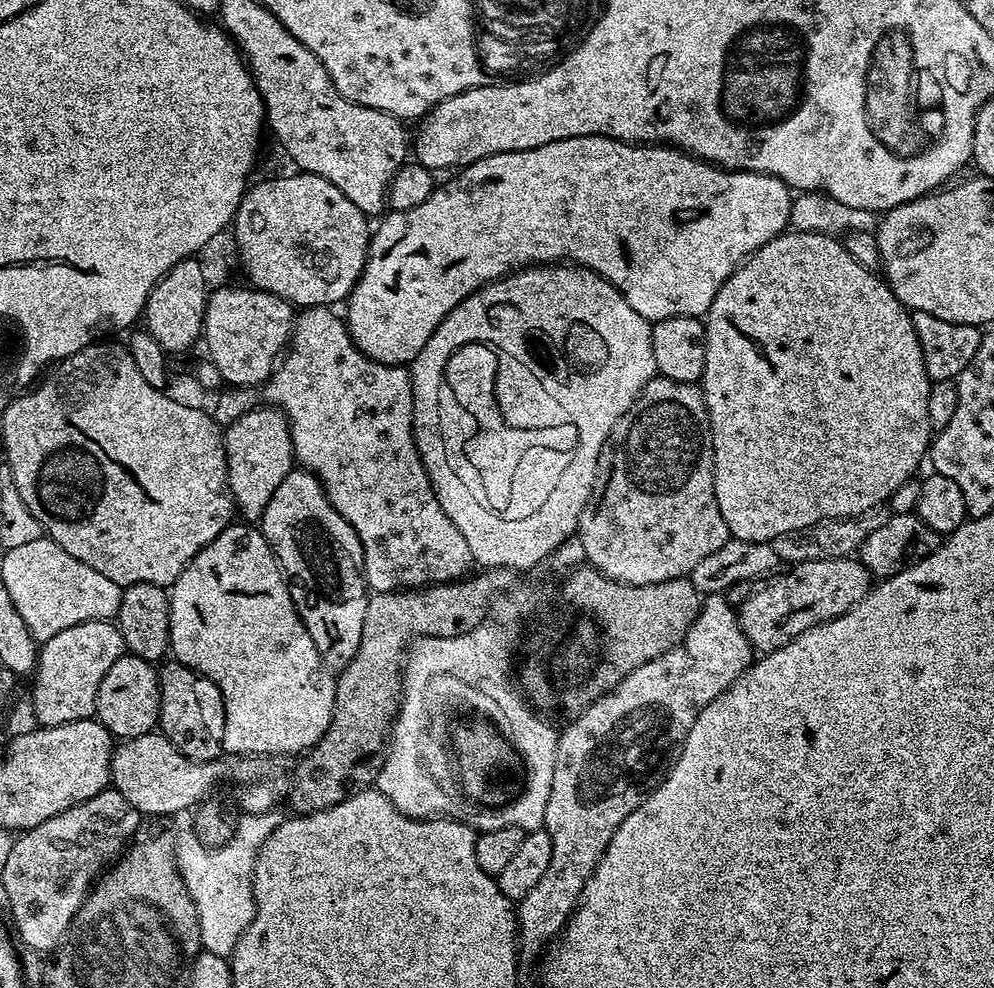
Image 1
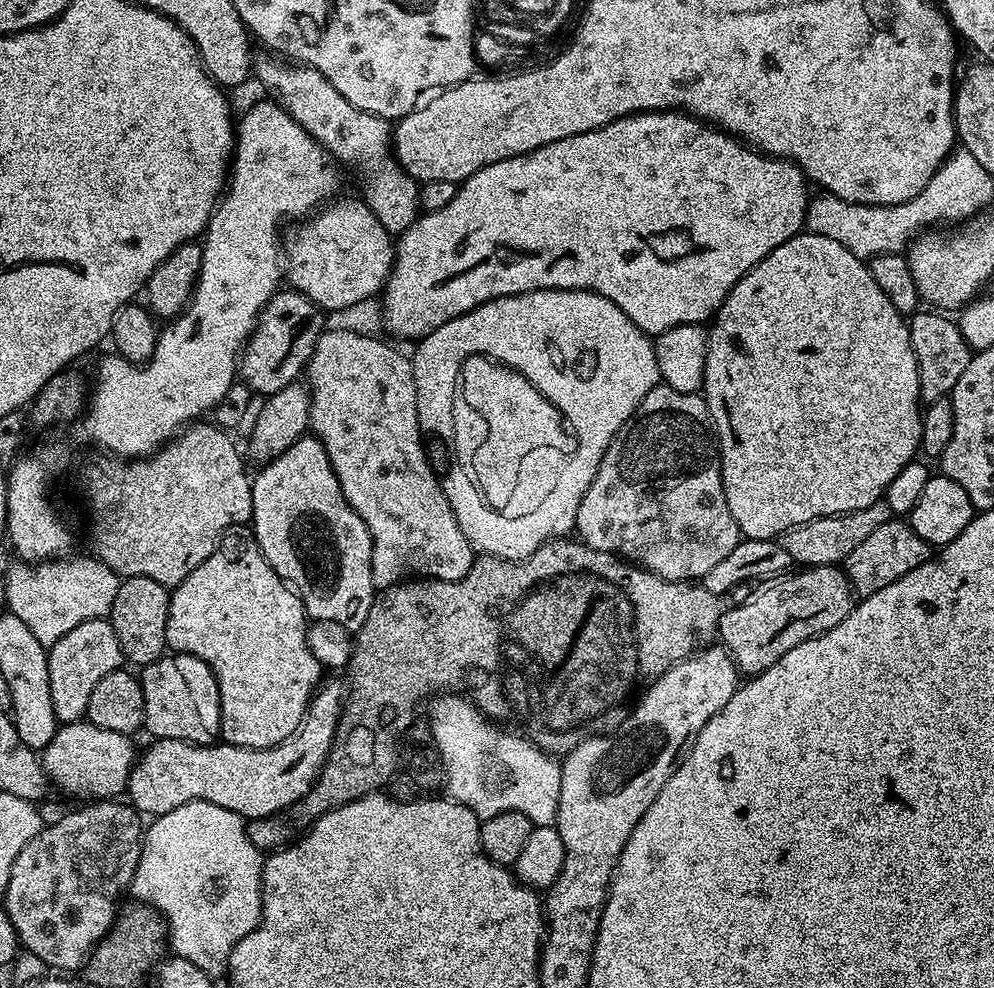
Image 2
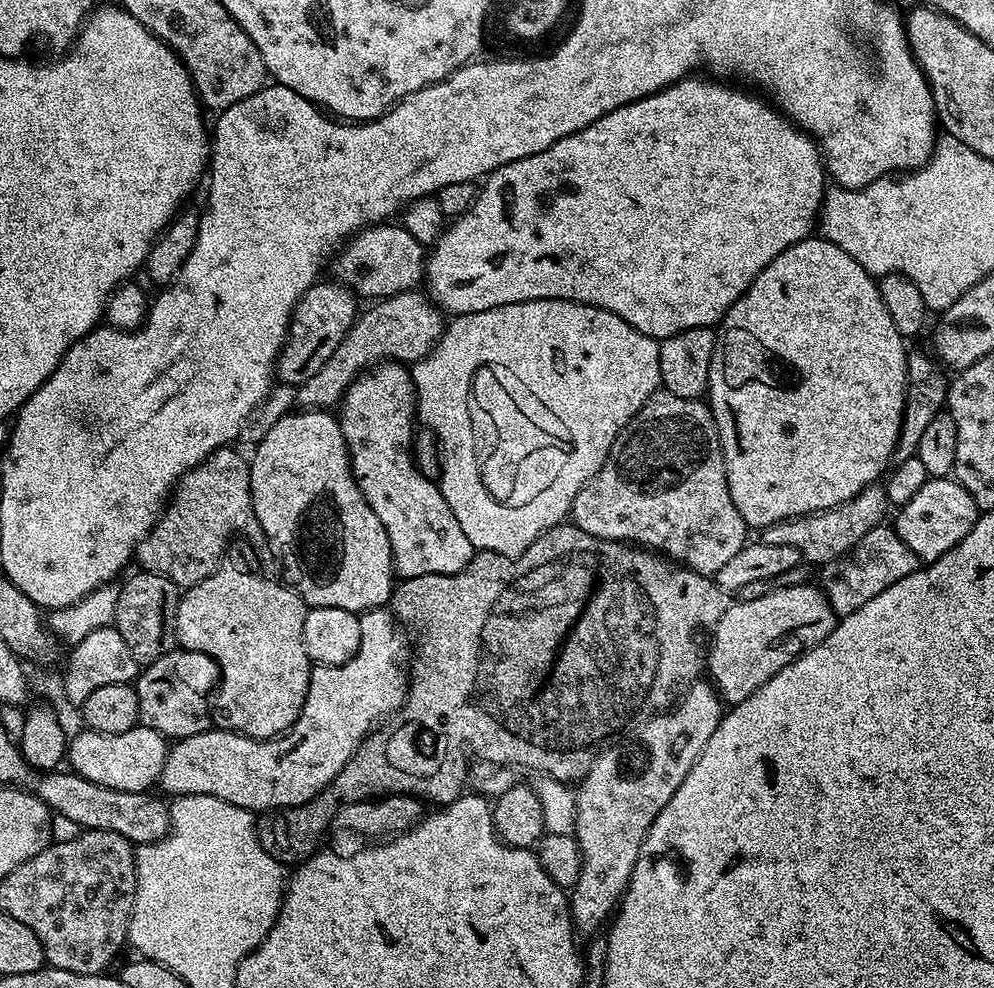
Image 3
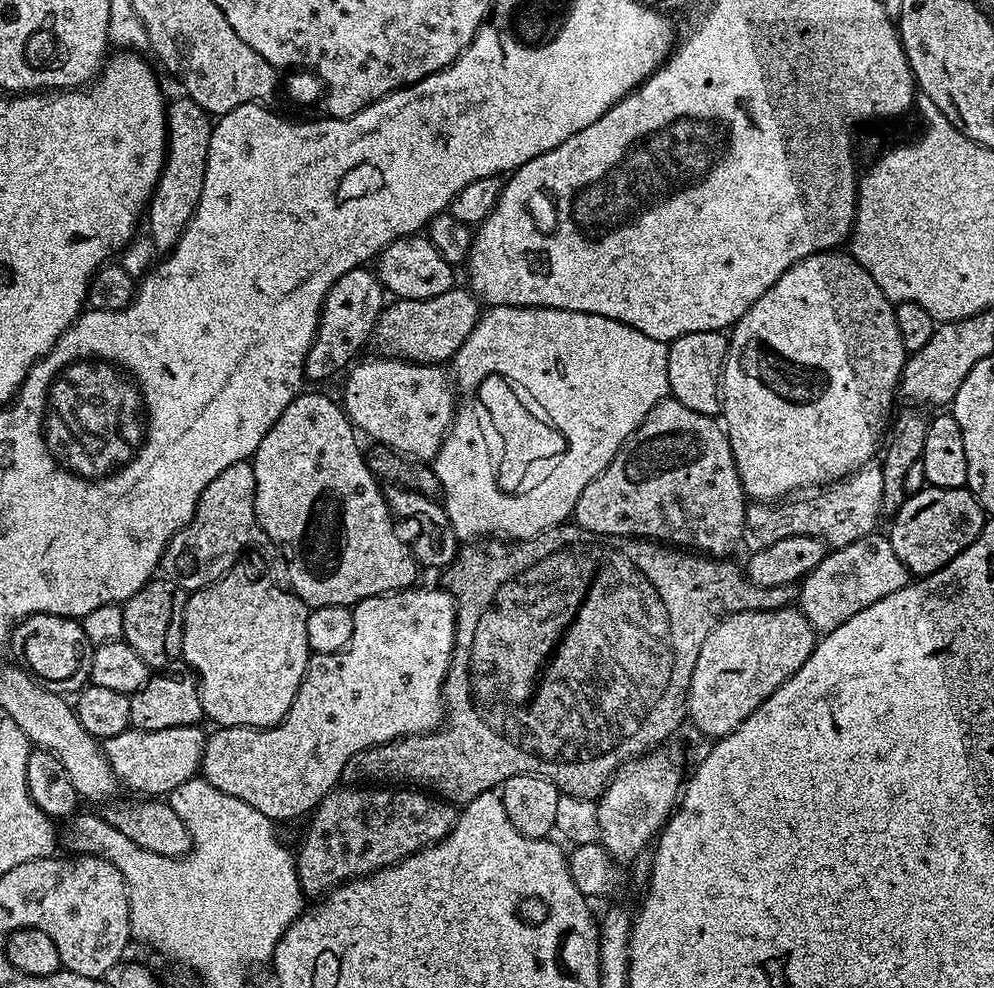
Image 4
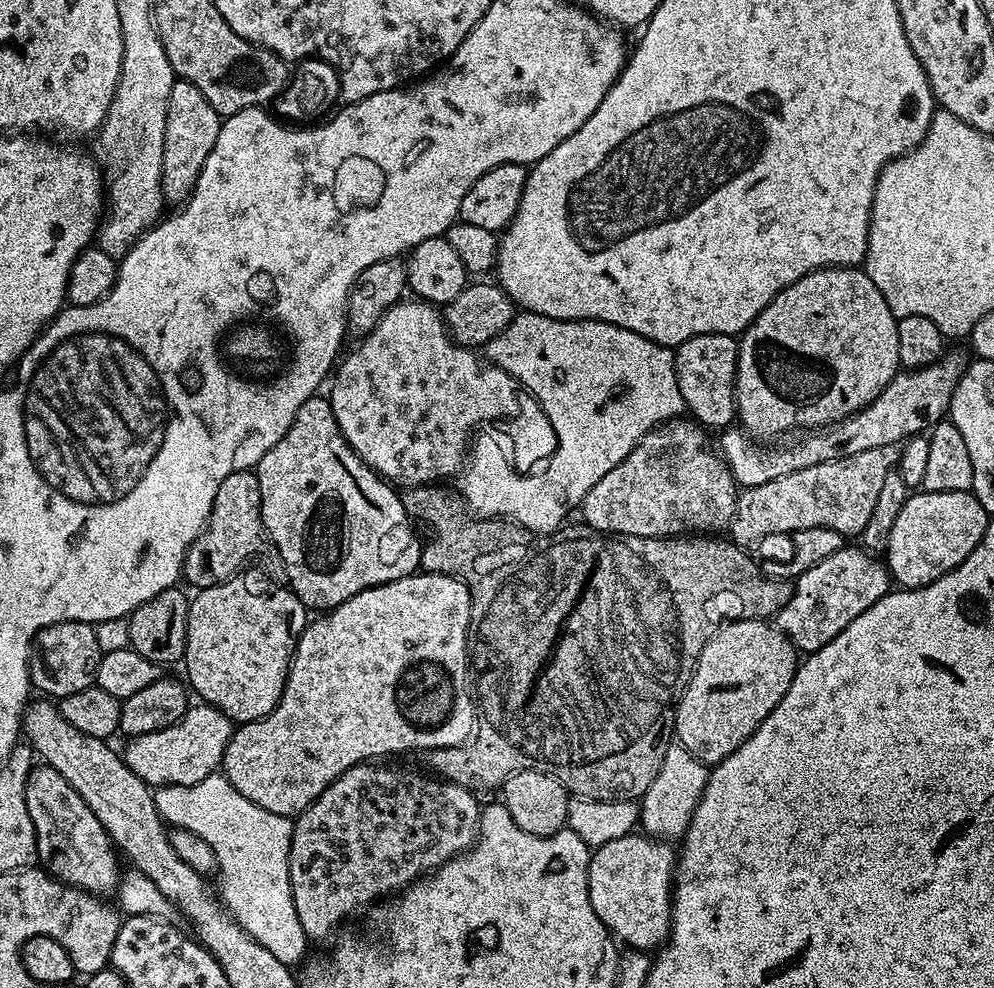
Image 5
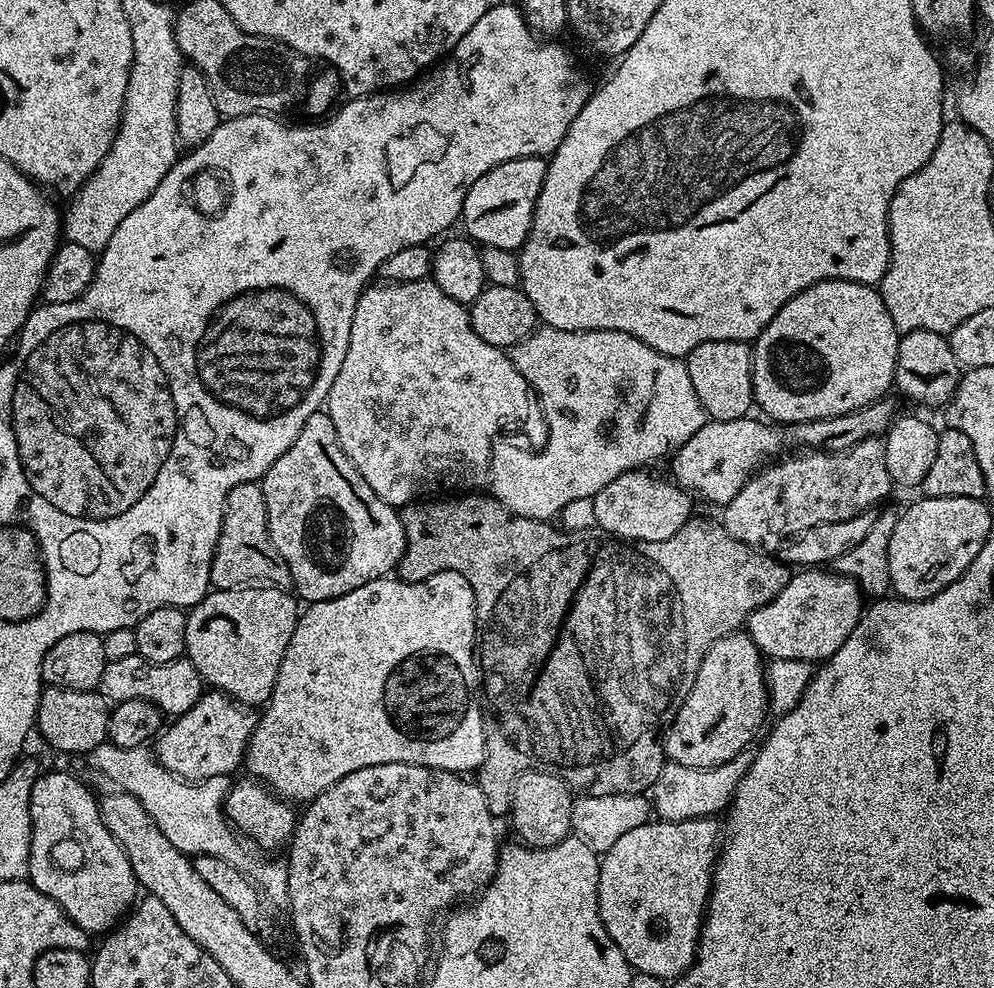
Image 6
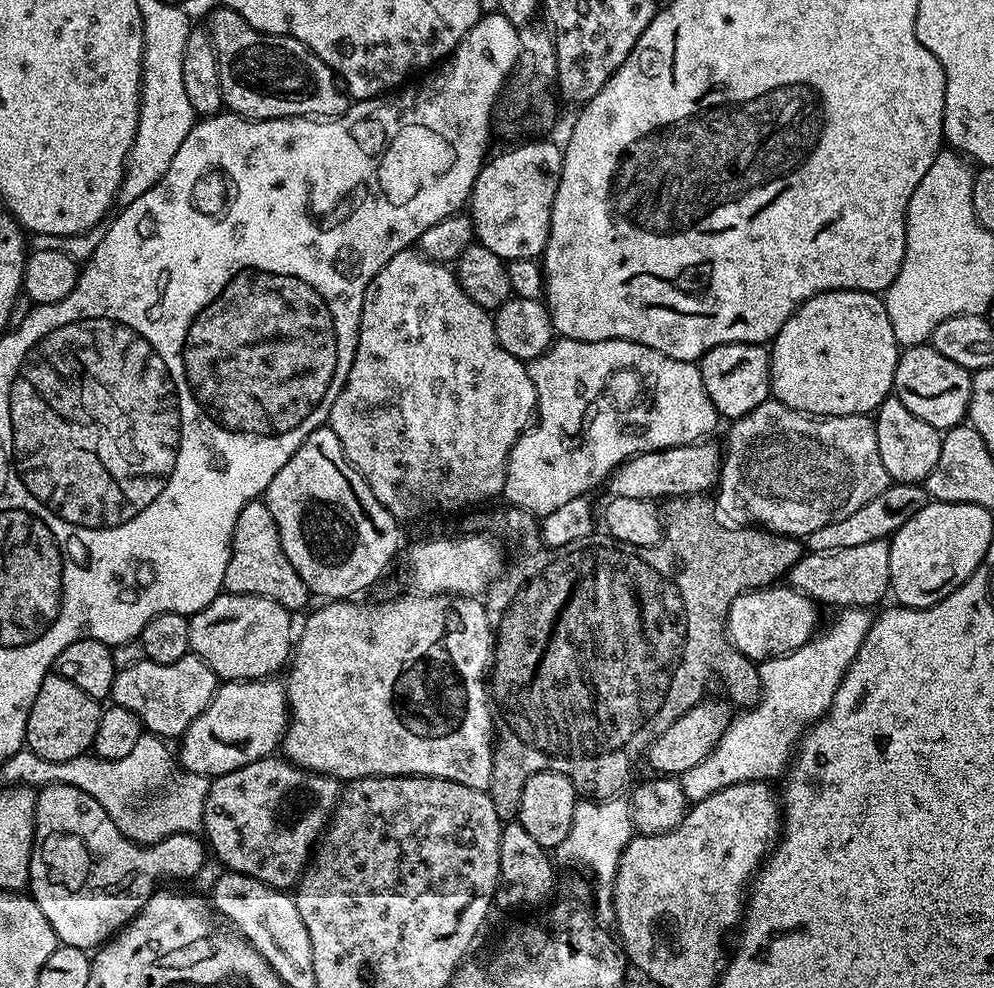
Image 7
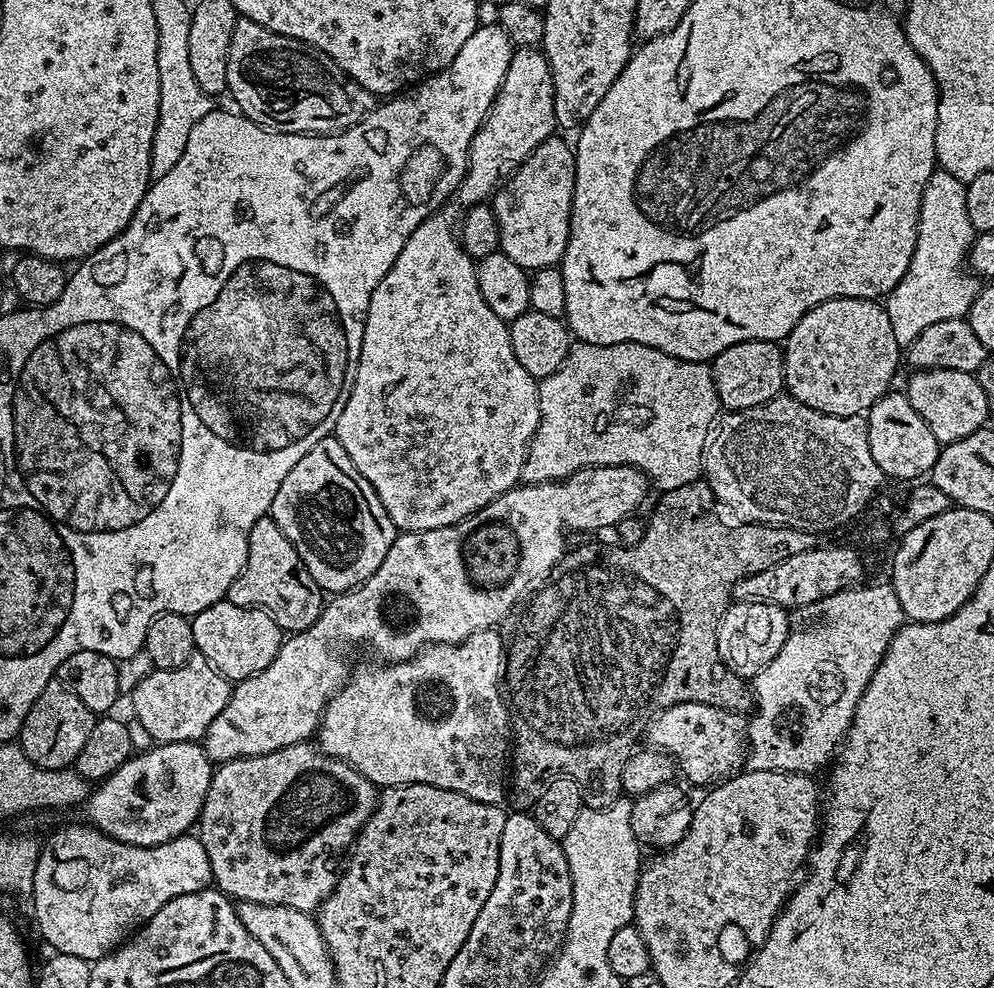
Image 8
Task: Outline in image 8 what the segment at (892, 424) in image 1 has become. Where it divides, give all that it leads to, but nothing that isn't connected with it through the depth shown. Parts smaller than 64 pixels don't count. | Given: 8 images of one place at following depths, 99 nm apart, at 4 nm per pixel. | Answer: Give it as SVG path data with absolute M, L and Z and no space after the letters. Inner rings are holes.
M842 298L841 300L827 300L821 304L815 304L806 315L790 330L787 340L783 341L782 351L784 353L784 387L787 395L793 396L798 402L818 410L822 414L831 416L858 416L867 413L869 408L878 402L884 393L893 387L892 379L896 376L896 367L902 364L902 349L898 342L894 342L894 329L890 327L887 307L881 306L876 300L855 300L854 298Z

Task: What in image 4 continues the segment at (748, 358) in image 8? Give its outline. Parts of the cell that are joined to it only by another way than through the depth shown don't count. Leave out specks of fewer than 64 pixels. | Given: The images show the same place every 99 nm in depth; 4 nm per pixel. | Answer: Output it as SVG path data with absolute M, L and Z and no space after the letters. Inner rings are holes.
M698 330L698 334L682 334L668 344L668 391L671 399L698 410L698 414L716 416L720 412L720 375L728 353L728 336L724 332Z

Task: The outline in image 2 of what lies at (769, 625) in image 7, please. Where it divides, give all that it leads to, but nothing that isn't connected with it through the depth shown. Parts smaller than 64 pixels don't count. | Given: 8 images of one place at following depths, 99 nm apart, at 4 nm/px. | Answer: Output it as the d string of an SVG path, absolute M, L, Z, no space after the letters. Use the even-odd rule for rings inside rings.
M893 518L882 522L878 530L873 530L843 562L844 575L848 577L853 593L863 598L882 590L882 586L890 586L890 582L898 582L902 574L910 574L922 562L933 559L933 545L928 544L918 534L914 534L911 523L904 518Z

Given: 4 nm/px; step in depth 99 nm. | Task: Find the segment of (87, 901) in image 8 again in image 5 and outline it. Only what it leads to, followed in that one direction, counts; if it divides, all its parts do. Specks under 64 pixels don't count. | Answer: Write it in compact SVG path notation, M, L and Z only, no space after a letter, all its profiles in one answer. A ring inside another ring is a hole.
M46 763L33 767L26 782L26 810L30 810L30 822L34 822L36 860L53 880L98 897L117 891L122 873L117 849L102 822L94 818L94 810L82 802L82 794L58 770Z

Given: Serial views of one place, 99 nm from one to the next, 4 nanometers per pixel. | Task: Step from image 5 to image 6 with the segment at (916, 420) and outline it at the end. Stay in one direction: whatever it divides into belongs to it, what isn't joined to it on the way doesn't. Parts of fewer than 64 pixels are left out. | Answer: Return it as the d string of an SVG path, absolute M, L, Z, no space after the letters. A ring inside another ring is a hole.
M881 398L841 416L831 416L825 420L804 420L801 424L781 426L776 422L752 419L751 415L733 420L709 419L702 430L694 433L694 438L676 449L671 457L671 479L689 494L697 497L700 495L712 504L726 506L735 498L738 490L746 486L749 478L773 458L783 457L789 450L844 452L863 440L883 437L893 422L894 411L892 412L888 398Z

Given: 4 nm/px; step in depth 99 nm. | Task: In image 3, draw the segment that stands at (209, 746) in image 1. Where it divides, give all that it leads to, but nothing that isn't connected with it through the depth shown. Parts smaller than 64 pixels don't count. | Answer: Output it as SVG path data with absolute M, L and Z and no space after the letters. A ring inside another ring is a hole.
M183 650L162 654L162 658L147 665L134 681L140 724L150 730L158 730L158 734L172 742L209 731L214 724L210 697L219 679L220 667L206 654Z

